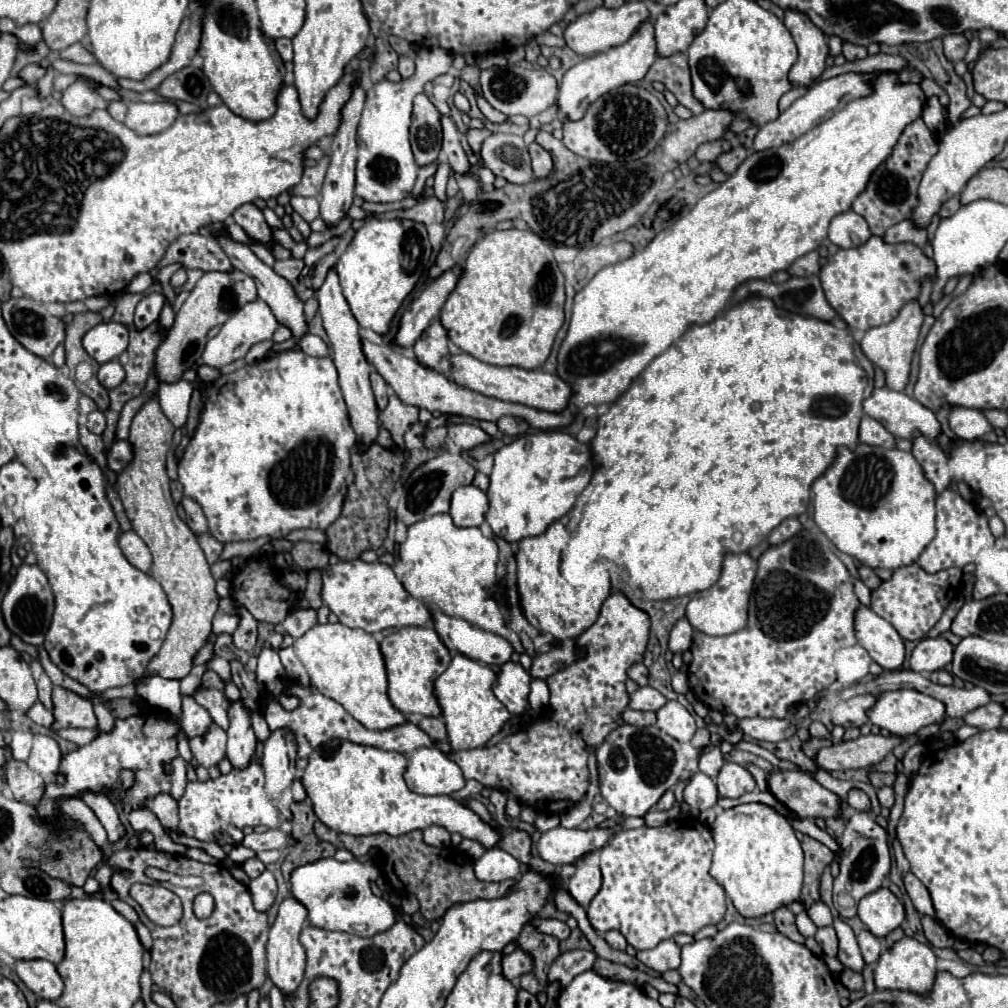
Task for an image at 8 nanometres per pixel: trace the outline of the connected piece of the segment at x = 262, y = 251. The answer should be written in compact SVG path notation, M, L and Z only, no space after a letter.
M249 244L249 246L251 246L251 250L257 254L257 258L259 258L259 260L263 260L267 266L273 266L273 264L275 264L273 254L271 254L263 244Z

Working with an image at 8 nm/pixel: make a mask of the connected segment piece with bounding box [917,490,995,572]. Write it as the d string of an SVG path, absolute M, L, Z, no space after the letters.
M945 490L937 496L937 536L927 544L917 564L925 572L939 572L951 566L963 568L975 560L975 552L979 552L979 548L991 546L993 542L995 536L987 526L987 518L973 504L965 502L955 490Z

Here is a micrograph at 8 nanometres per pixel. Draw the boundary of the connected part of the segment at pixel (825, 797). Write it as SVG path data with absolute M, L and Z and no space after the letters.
M777 770L769 776L771 794L801 818L837 818L841 798L817 780L795 770Z

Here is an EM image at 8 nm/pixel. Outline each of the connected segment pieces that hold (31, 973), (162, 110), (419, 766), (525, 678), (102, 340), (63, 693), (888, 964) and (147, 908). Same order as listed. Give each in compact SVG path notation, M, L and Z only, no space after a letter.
M17 960L15 972L37 998L57 1000L63 992L63 980L49 960Z
M129 102L125 124L139 134L157 134L167 130L177 116L175 102Z
M435 746L417 748L415 752L405 754L405 758L405 782L409 790L417 794L439 796L451 794L465 786L461 768Z
M509 660L499 668L493 692L511 714L521 714L527 706L529 684L531 676L527 674L527 670L519 662Z
M101 322L83 336L85 352L99 364L119 358L119 354L127 348L127 342L129 342L127 326L119 322Z
M53 686L53 716L55 716L55 722L51 724L51 732L57 732L61 728L97 728L97 718L93 714L93 704L71 692L71 690L65 690L61 686Z
M903 936L897 940L891 948L883 950L877 966L875 966L875 986L879 990L883 988L895 988L895 990L907 990L907 992L929 992L931 984L935 982L935 972L937 972L937 956L927 944L917 942L915 938Z
M133 884L131 898L143 908L147 918L159 926L177 924L183 908L181 900L163 886L147 886L147 884Z

